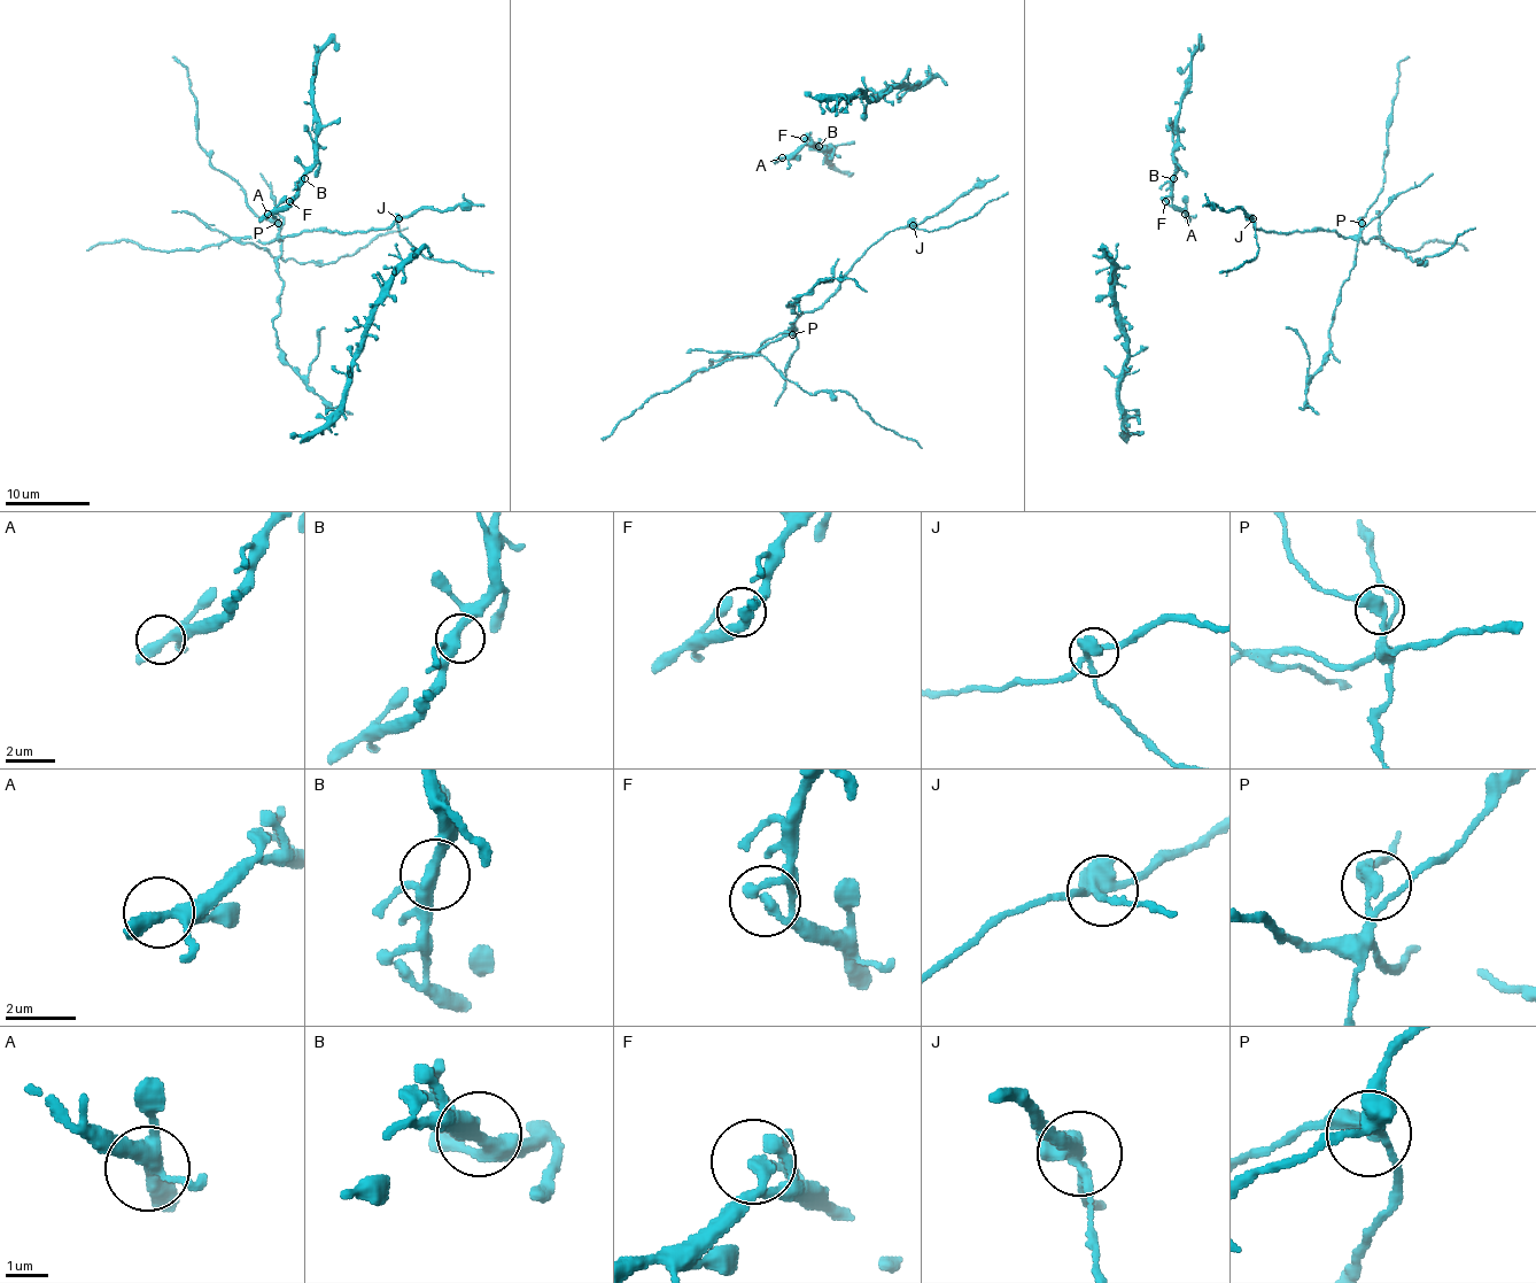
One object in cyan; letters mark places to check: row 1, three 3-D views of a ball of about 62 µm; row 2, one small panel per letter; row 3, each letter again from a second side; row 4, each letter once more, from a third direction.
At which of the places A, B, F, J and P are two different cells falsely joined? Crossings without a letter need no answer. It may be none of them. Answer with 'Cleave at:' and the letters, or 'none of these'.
Cleave at: J, P

